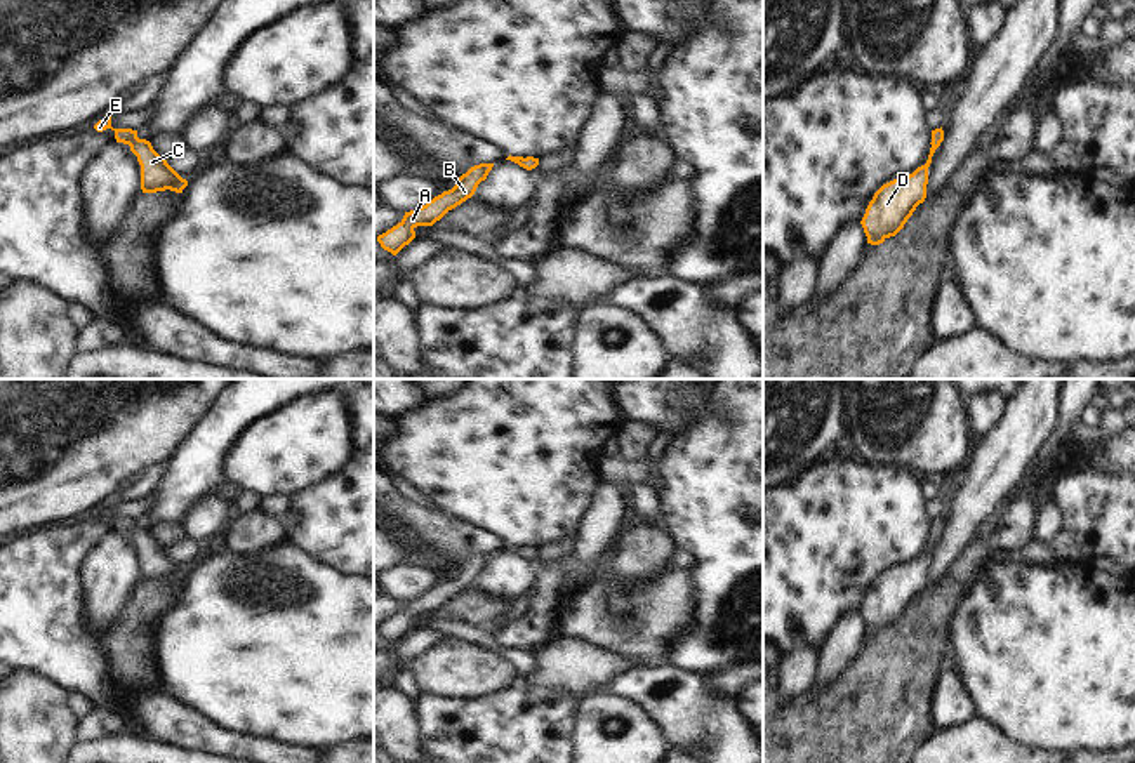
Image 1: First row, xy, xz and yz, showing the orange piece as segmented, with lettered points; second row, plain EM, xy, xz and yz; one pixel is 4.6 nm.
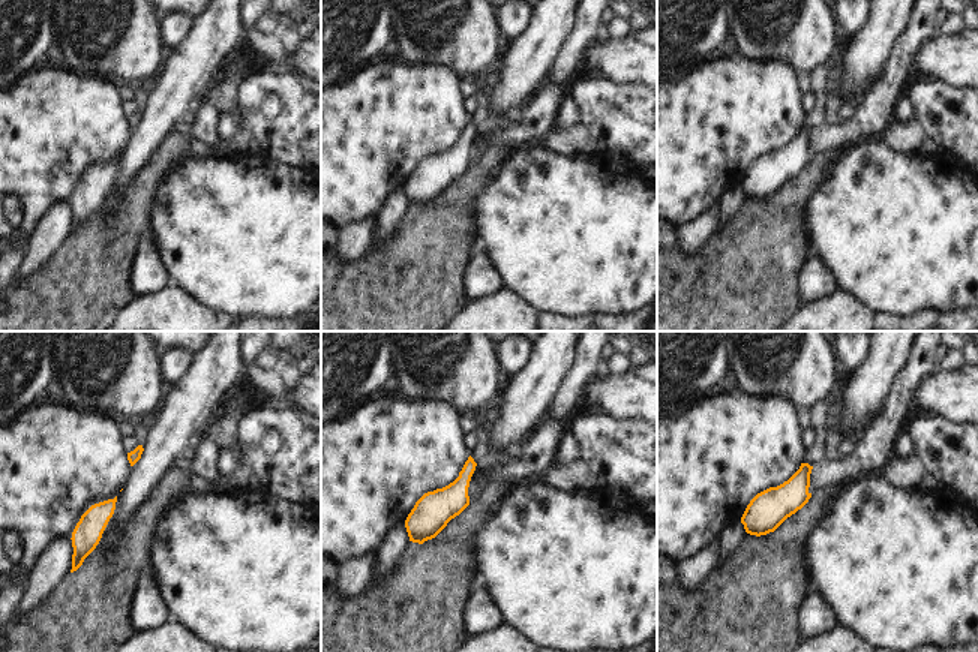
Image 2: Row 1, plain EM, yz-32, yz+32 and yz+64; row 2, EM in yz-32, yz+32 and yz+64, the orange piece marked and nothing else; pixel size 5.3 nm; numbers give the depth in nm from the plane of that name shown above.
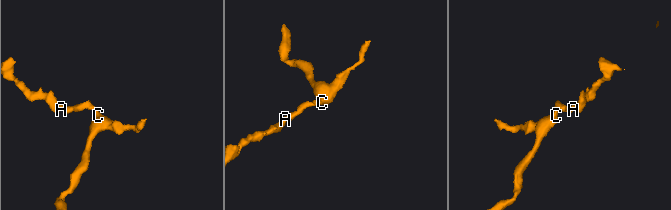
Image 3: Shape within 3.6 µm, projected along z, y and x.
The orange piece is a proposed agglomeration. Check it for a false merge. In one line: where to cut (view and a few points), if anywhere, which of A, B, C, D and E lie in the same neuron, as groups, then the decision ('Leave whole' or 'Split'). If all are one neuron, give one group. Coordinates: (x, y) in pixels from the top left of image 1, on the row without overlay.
No split. Groups: A B C D E. Leave whole

